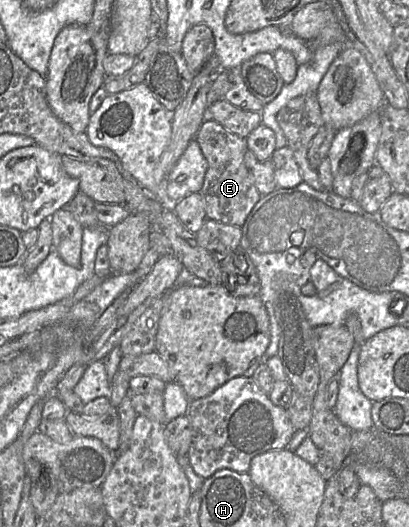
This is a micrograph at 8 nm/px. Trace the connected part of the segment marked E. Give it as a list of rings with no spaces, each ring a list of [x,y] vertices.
[[[206,118],[195,139],[207,161],[207,170],[199,191],[204,199],[206,219],[241,227],[262,196],[244,163],[244,156],[248,150],[245,138],[229,132],[216,121]]]

